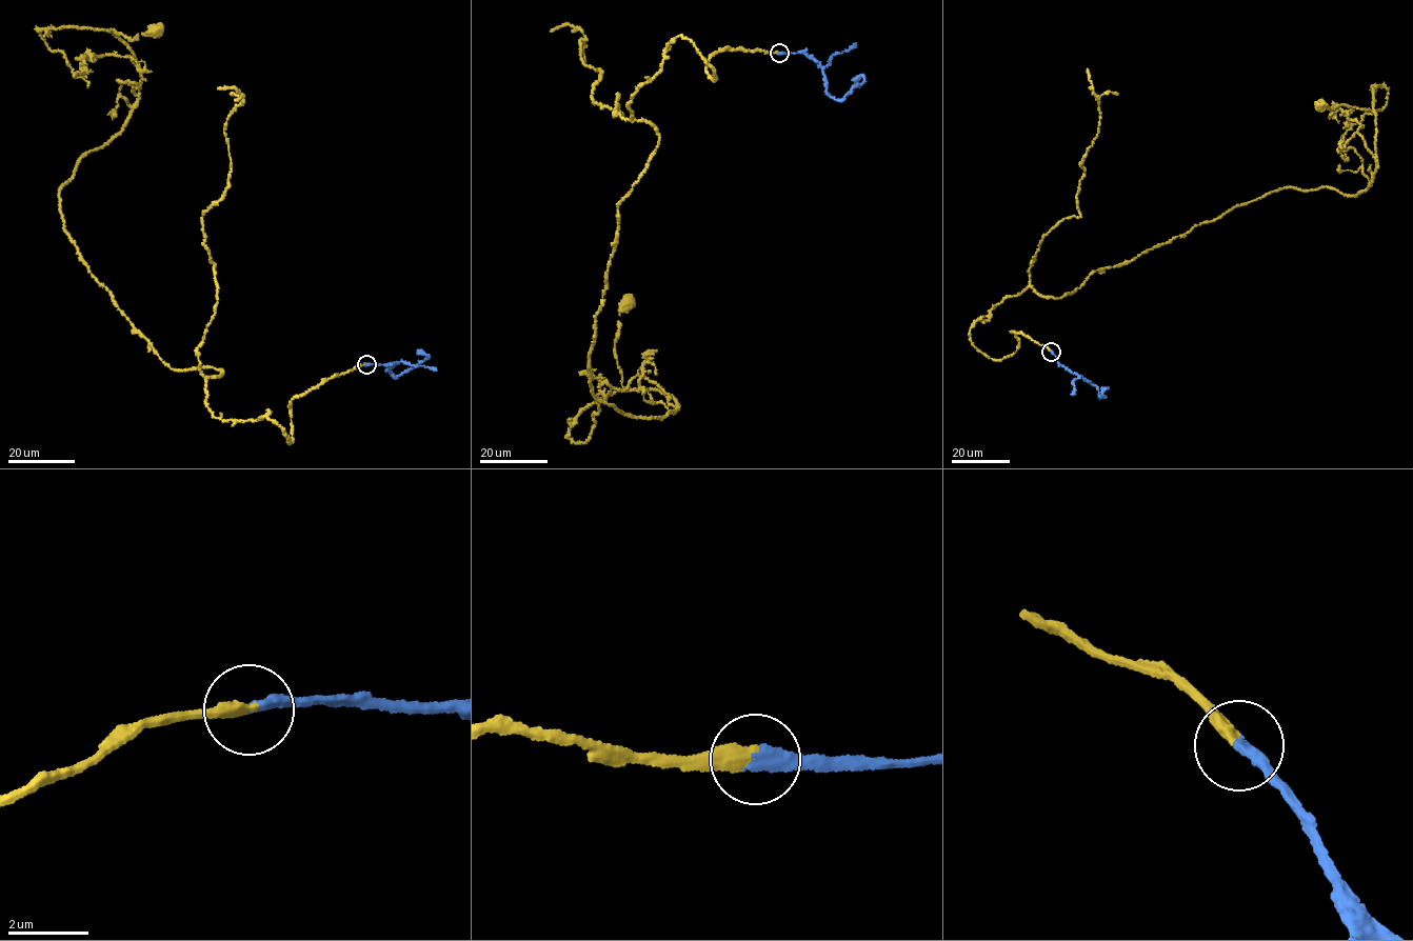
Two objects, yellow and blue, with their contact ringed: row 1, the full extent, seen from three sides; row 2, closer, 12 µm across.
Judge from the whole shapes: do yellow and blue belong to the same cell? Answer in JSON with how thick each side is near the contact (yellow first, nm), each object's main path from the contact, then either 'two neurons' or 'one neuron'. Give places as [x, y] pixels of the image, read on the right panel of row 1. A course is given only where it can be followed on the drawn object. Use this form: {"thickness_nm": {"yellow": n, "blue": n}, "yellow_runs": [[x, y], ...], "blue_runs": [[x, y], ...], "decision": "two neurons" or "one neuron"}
{"thickness_nm": {"yellow": 340, "blue": 360}, "yellow_runs": [[1051, 351], [1011, 331], [992, 359], [970, 332], [1275, 191], [1368, 187], [1375, 114], [1319, 107]], "blue_runs": [[1051, 351], [1065, 368], [1093, 383], [1098, 397], [1103, 397], [1102, 392], [1108, 387]], "decision": "one neuron"}

